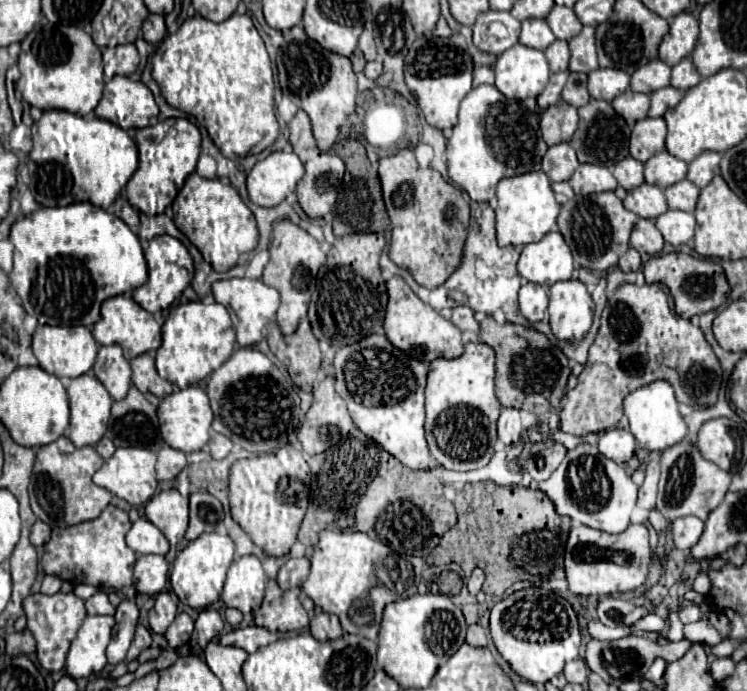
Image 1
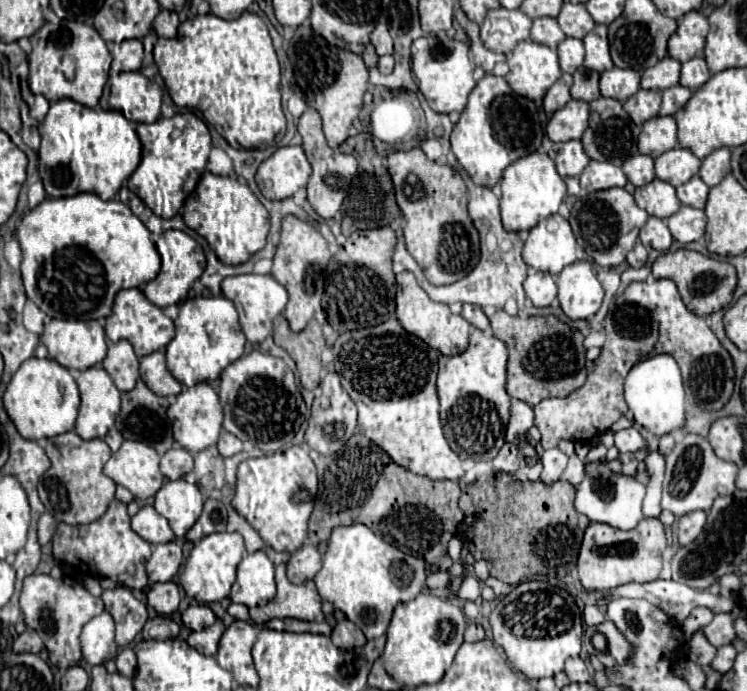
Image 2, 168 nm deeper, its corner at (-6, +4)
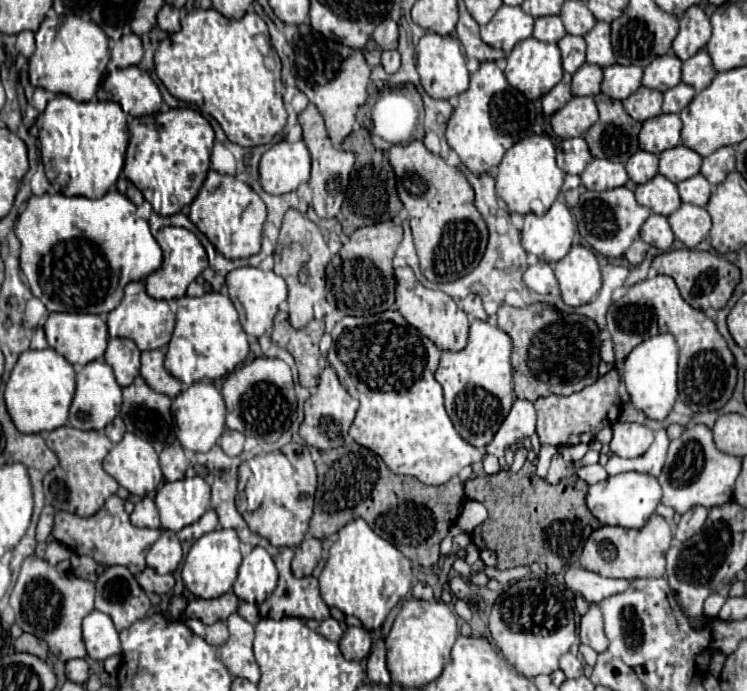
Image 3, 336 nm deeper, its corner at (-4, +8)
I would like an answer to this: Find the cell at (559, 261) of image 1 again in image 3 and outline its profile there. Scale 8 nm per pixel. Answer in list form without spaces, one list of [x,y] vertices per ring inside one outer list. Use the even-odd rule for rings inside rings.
[[[555,200],[553,206],[543,214],[527,214],[525,226],[521,230],[523,248],[543,262],[561,260],[573,242],[577,224],[569,208]]]

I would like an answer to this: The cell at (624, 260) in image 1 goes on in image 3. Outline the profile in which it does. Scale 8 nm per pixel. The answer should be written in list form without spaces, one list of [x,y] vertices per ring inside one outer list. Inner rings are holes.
[[[635,240],[635,242],[629,246],[629,250],[625,252],[625,258],[629,260],[629,264],[637,266],[637,264],[643,262],[647,250],[649,250],[649,244],[645,244],[643,240]]]

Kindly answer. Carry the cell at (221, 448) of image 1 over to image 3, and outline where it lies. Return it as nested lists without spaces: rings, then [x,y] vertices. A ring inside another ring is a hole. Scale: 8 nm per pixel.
[[[227,428],[219,440],[219,446],[227,456],[239,456],[243,452],[243,442],[245,442],[245,436],[241,432]]]

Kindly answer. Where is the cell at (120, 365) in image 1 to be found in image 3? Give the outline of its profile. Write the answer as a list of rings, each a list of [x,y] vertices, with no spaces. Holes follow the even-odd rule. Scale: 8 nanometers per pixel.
[[[109,338],[105,350],[105,362],[113,368],[115,378],[121,386],[129,386],[139,374],[139,350],[129,338]]]

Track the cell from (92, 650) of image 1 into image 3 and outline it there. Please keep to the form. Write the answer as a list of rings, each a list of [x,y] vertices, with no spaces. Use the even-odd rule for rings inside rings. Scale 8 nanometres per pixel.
[[[93,610],[83,620],[83,640],[87,654],[93,660],[105,660],[113,654],[121,654],[119,632],[113,626],[113,620],[99,610]]]

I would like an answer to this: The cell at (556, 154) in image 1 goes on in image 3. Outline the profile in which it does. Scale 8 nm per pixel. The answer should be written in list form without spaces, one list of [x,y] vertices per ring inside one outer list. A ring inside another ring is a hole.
[[[567,138],[557,148],[557,166],[567,174],[581,174],[591,162],[585,138]]]

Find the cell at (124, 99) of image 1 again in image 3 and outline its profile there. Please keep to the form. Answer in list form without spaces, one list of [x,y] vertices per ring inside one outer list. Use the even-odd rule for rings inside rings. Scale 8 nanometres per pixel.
[[[137,66],[109,72],[97,90],[97,98],[119,102],[123,112],[131,116],[155,114],[163,102],[157,84]]]

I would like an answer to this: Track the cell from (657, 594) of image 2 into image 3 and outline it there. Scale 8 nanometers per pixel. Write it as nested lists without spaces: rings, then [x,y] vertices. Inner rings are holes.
[[[569,566],[565,572],[565,582],[573,592],[581,594],[587,602],[595,602],[595,600],[599,602],[611,594],[625,592],[629,586],[629,580],[603,578],[581,566]]]

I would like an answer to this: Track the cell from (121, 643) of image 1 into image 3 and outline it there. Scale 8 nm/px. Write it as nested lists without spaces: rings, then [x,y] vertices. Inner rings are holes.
[[[125,566],[105,568],[103,574],[97,576],[95,586],[95,608],[109,614],[119,632],[145,618],[151,608],[145,590],[141,590],[137,578],[125,570]]]

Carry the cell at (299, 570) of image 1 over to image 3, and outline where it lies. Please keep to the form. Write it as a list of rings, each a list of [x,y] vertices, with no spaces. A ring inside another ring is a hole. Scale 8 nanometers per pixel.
[[[307,536],[297,548],[295,548],[295,558],[293,558],[293,574],[297,578],[301,576],[309,576],[313,572],[313,568],[319,564],[321,560],[321,540]]]

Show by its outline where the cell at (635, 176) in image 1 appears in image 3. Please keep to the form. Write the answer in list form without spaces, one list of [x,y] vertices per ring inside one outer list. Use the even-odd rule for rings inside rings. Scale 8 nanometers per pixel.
[[[639,150],[637,154],[633,154],[633,158],[627,160],[625,168],[627,168],[627,174],[629,174],[629,178],[631,178],[633,182],[645,184],[645,182],[649,182],[649,180],[657,174],[659,158],[657,158],[657,154]]]

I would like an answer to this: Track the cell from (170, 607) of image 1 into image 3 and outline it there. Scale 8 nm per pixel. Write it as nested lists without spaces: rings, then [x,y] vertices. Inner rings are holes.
[[[145,568],[139,576],[137,576],[137,582],[141,584],[141,588],[145,592],[155,592],[155,594],[167,594],[173,586],[175,586],[175,578],[171,574],[157,574],[155,570],[149,570]]]

